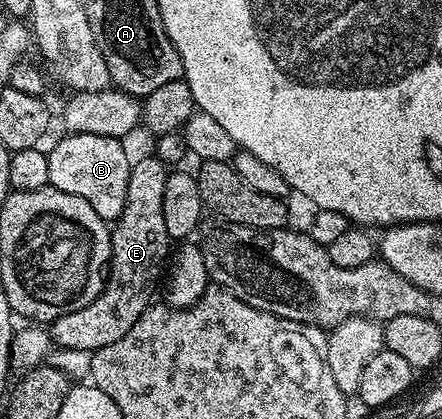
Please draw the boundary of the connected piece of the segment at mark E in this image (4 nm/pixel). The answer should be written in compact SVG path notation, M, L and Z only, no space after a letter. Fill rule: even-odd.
M155 156L133 163L128 176L128 196L124 200L124 212L113 223L110 235L110 269L106 286L88 304L76 312L68 312L49 323L53 345L73 350L99 350L124 336L132 324L151 305L150 293L158 273L163 273L162 261L167 261L172 250L172 239L164 222L164 194L168 166Z

